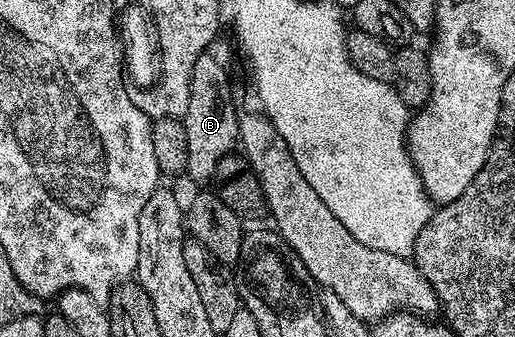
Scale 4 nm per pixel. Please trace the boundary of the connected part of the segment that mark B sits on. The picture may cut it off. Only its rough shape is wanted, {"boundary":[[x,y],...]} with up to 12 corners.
{"boundary":[[218,58],[192,72],[185,173],[209,183],[238,142],[239,111]]}

